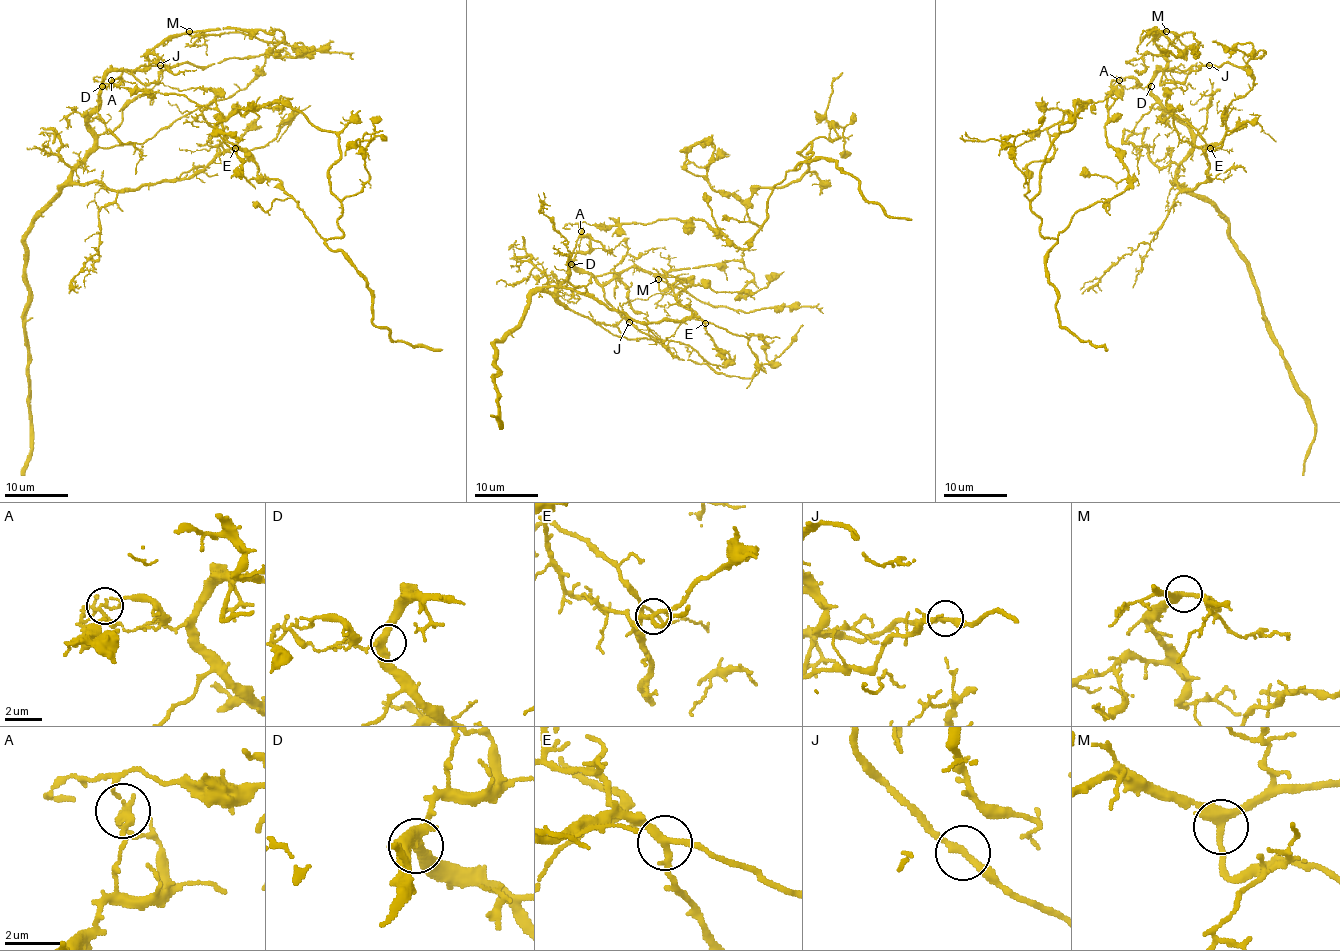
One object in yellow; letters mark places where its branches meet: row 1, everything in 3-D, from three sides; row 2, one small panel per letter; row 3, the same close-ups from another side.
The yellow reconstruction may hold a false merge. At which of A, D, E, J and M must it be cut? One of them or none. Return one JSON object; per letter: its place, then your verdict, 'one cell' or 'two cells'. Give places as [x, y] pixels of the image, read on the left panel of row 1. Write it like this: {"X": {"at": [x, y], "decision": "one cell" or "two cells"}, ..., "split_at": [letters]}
{"A": {"at": [111, 80], "decision": "two cells"}, "D": {"at": [102, 86], "decision": "one cell"}, "E": {"at": [235, 148], "decision": "one cell"}, "J": {"at": [160, 65], "decision": "one cell"}, "M": {"at": [189, 31], "decision": "one cell"}, "split_at": ["A"]}

